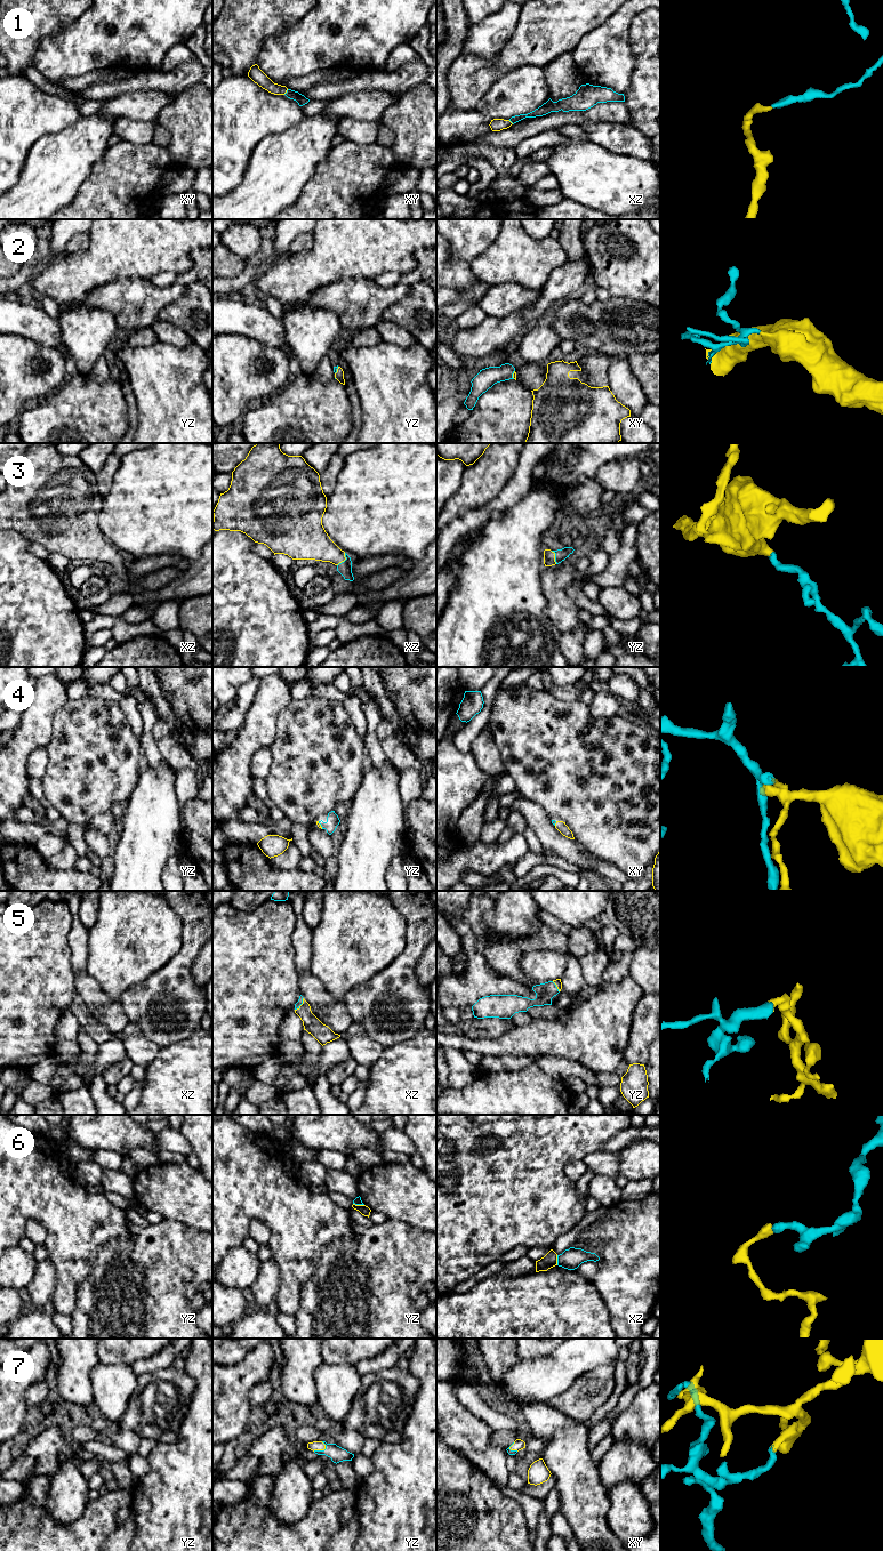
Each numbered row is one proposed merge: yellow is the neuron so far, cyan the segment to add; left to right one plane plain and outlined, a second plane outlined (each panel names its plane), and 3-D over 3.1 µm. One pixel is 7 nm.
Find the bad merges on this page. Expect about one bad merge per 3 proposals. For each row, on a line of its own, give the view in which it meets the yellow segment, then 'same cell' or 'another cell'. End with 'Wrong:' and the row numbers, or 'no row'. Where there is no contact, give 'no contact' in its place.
1: contact in xy; same cell
2: contact in xy; same cell
3: contact in xz; same cell
4: contact in yz; same cell
5: contact in xz; same cell
6: contact in xz; another cell
7: contact in yz; same cell
Wrong: 6

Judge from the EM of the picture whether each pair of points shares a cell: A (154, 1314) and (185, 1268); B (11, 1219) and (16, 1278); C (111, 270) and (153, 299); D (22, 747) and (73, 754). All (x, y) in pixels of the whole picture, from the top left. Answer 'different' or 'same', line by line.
A: same
B: different
C: different
D: different

